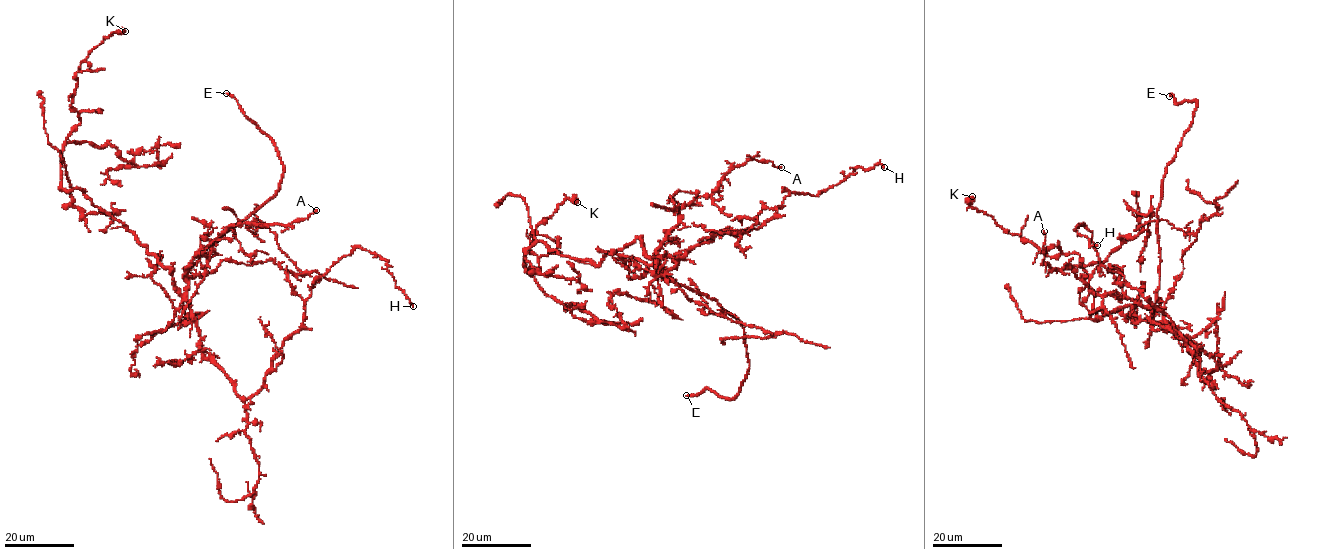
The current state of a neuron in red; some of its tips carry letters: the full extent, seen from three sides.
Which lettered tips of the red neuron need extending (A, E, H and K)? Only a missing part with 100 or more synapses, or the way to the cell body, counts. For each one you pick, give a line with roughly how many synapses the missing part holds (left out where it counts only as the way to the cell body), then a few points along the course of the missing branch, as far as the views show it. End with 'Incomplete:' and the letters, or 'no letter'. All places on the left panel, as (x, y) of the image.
E: (226, 93), (208, 89), (191, 72), (178, 68)
Incomplete: E

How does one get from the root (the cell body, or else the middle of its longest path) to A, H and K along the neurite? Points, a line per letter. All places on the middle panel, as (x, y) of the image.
A: (658, 257), (657, 249), (679, 221), (683, 205), (709, 196), (727, 173), (752, 158), (781, 167)
H: (658, 257), (678, 262), (716, 233), (758, 228), (789, 192), (816, 195), (855, 167), (884, 167)
K: (658, 257), (639, 236), (597, 265), (537, 241), (526, 270), (540, 269), (535, 226), (577, 202)

